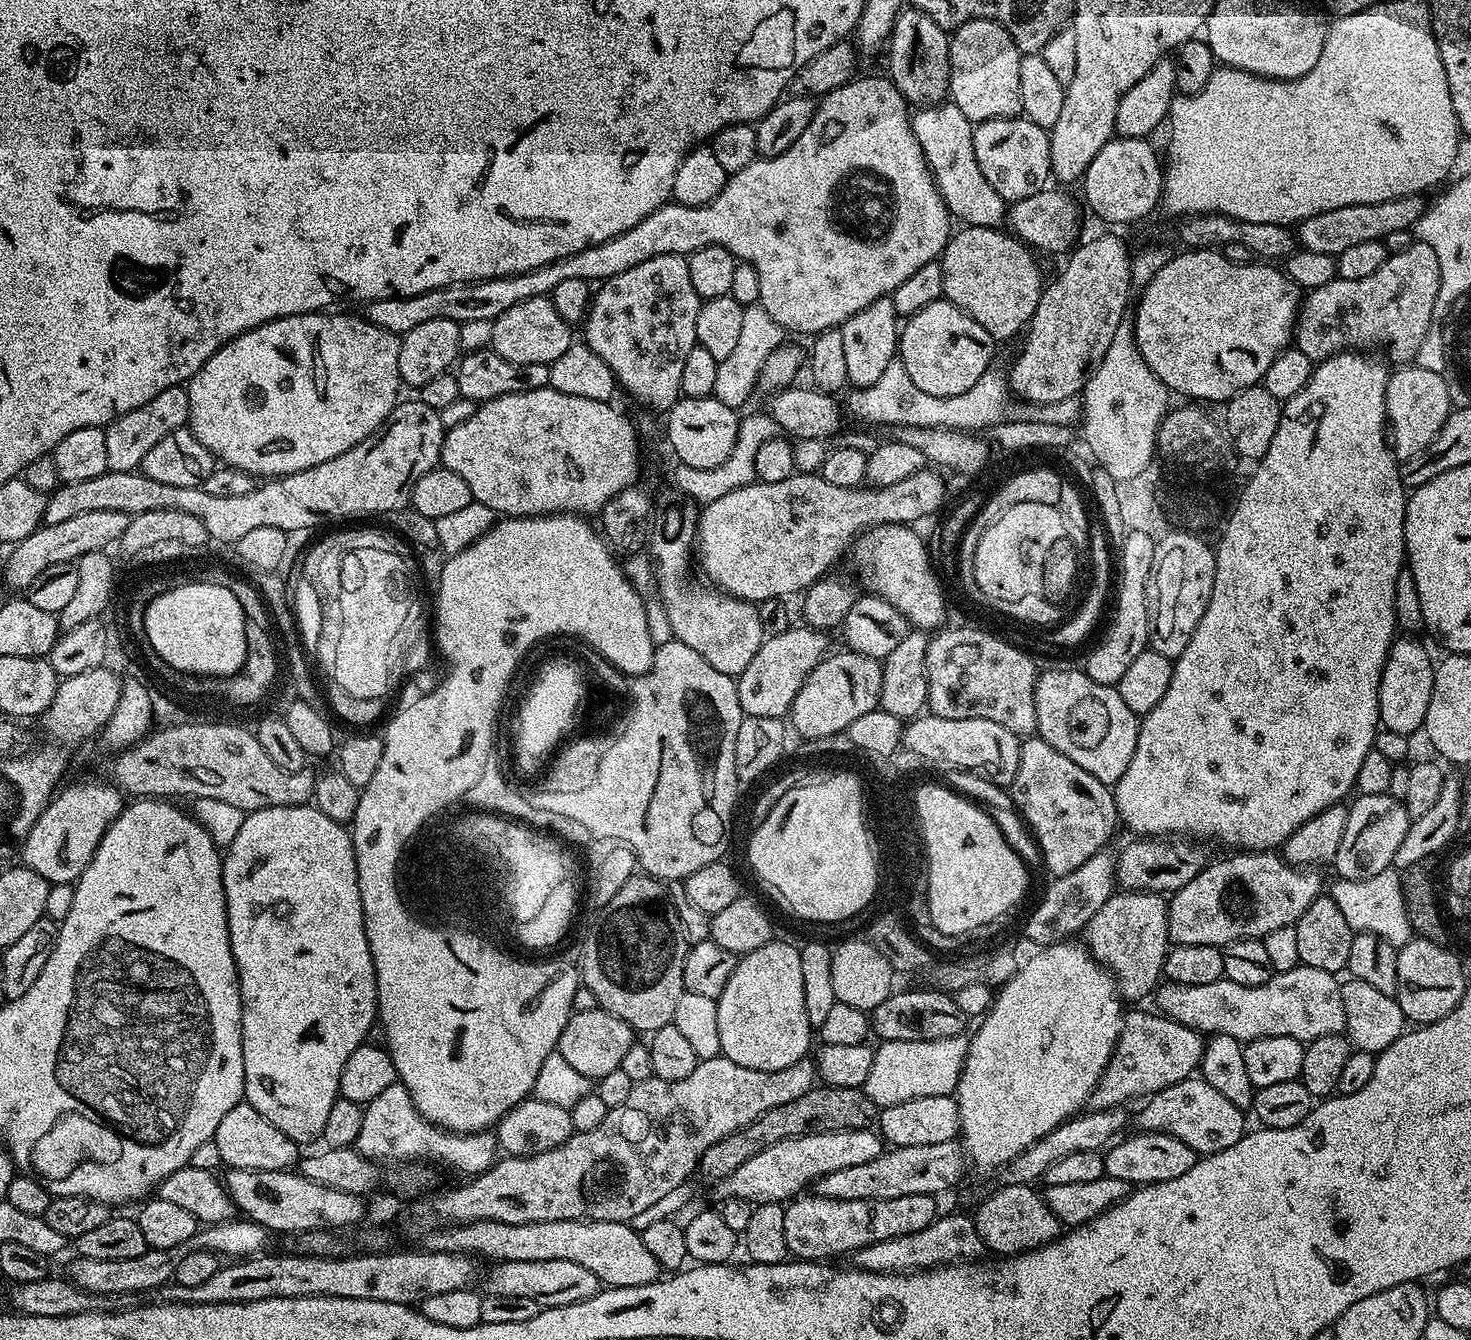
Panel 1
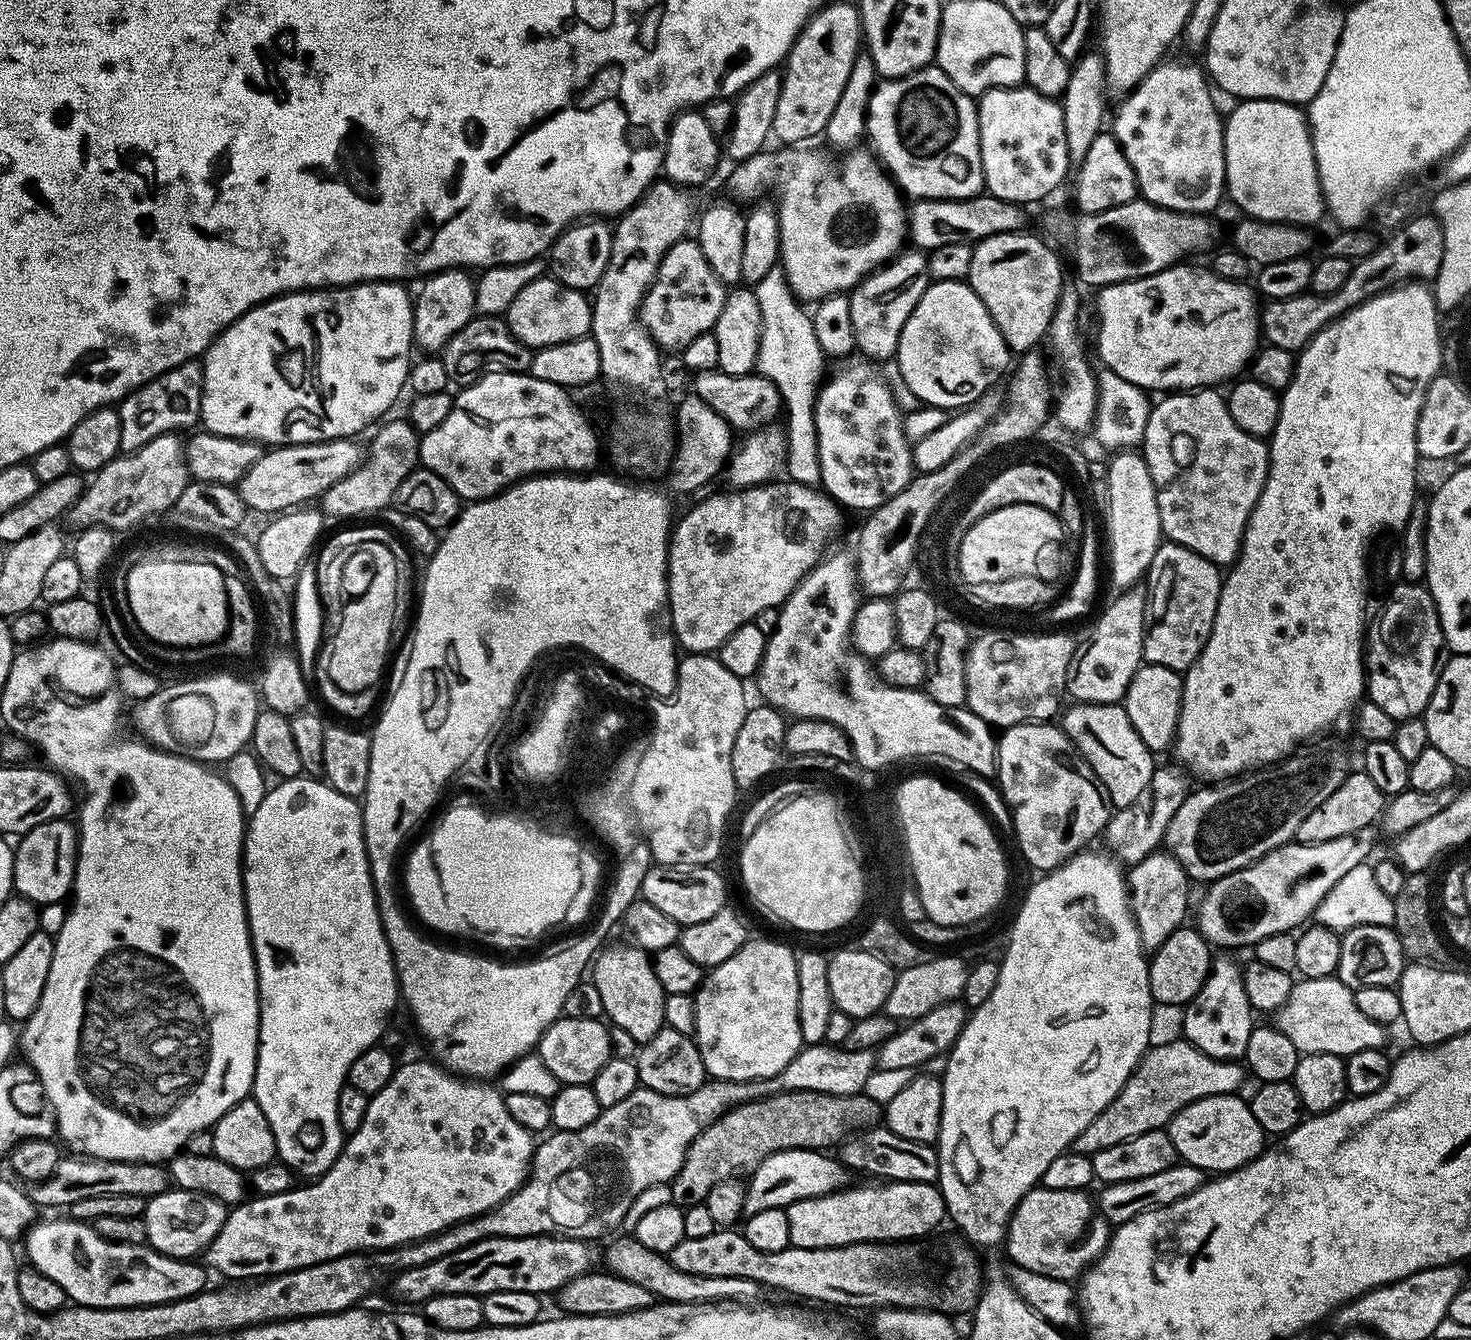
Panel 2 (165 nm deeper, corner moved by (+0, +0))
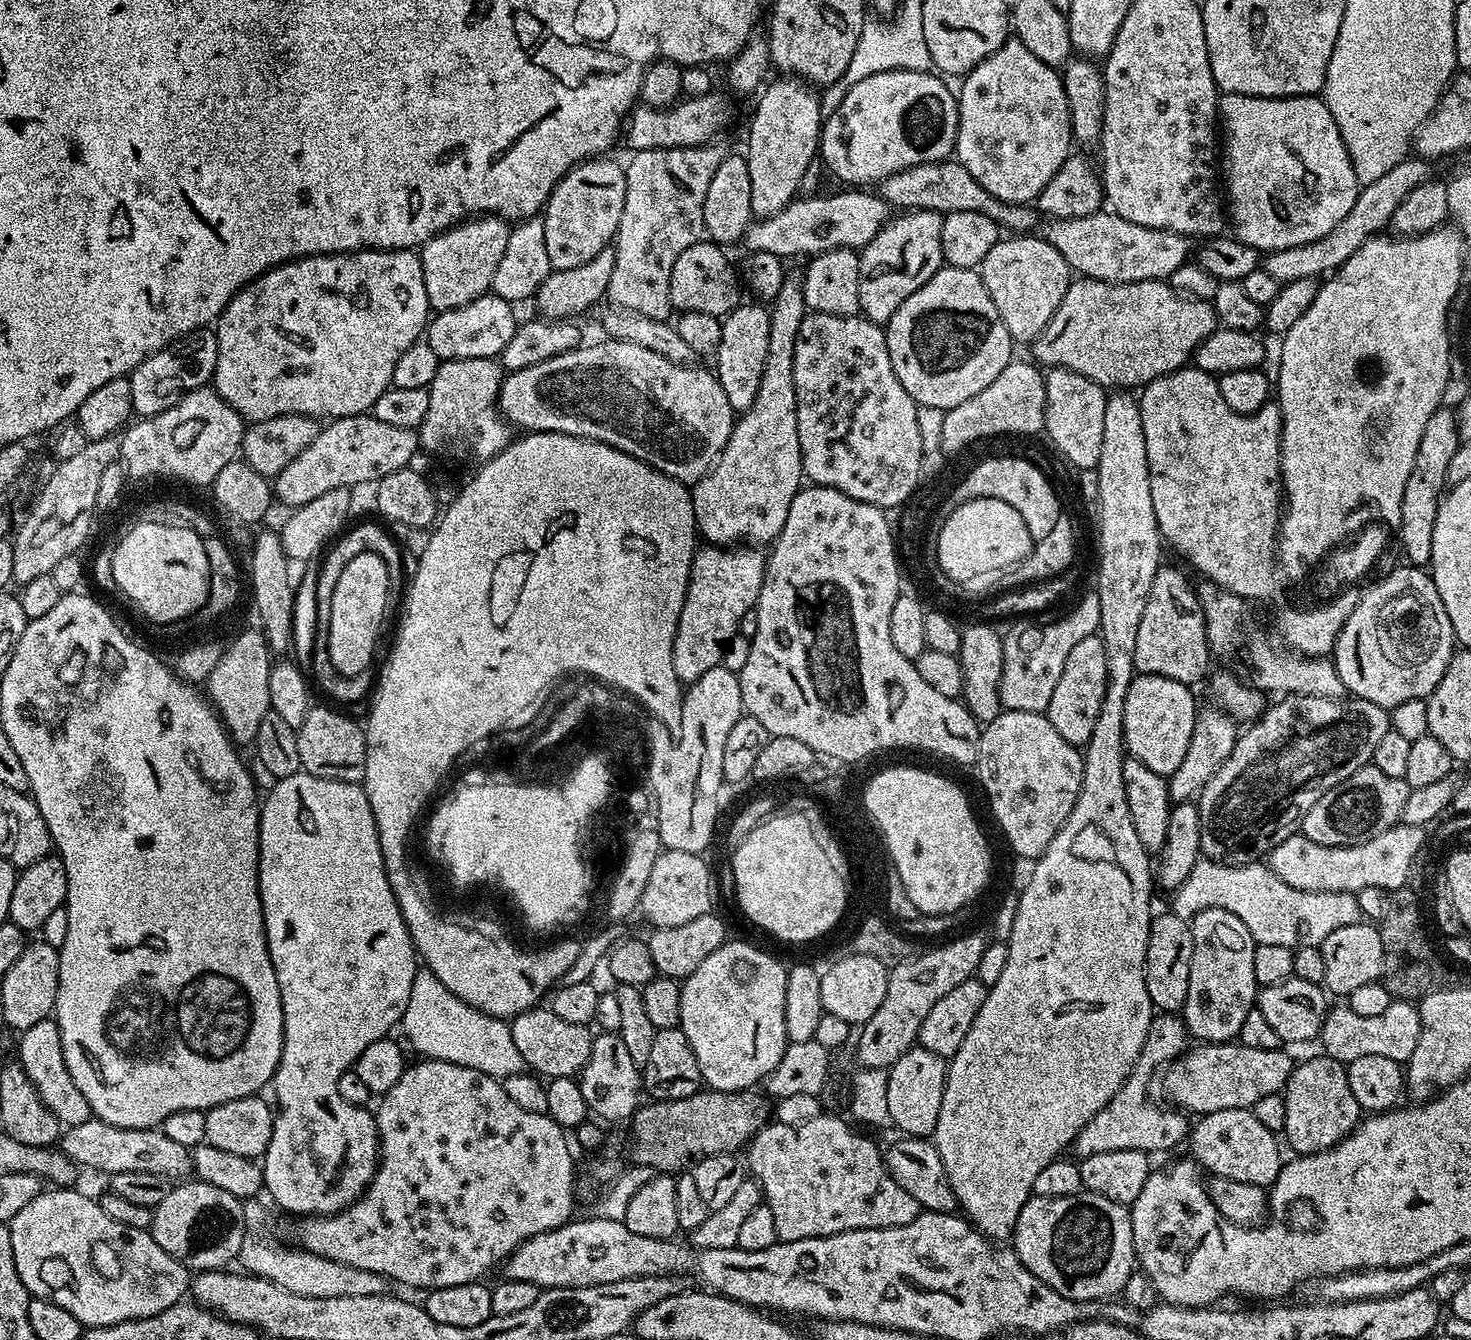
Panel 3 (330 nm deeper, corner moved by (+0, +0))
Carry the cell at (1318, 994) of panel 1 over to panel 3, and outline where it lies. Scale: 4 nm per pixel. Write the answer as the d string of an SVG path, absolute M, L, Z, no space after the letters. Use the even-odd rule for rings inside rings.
M1393 999L1392 1004L1386 1006L1383 1014L1371 1016L1354 1014L1354 1010L1347 1006L1329 1007L1328 1015L1324 1017L1324 1028L1318 1040L1319 1043L1324 1043L1323 1051L1327 1055L1333 1056L1345 1066L1354 1062L1354 1058L1363 1058L1366 1054L1378 1054L1381 1058L1394 1058L1407 1062L1410 1054L1414 1054L1418 1046L1421 1030L1419 1007L1406 1000Z

